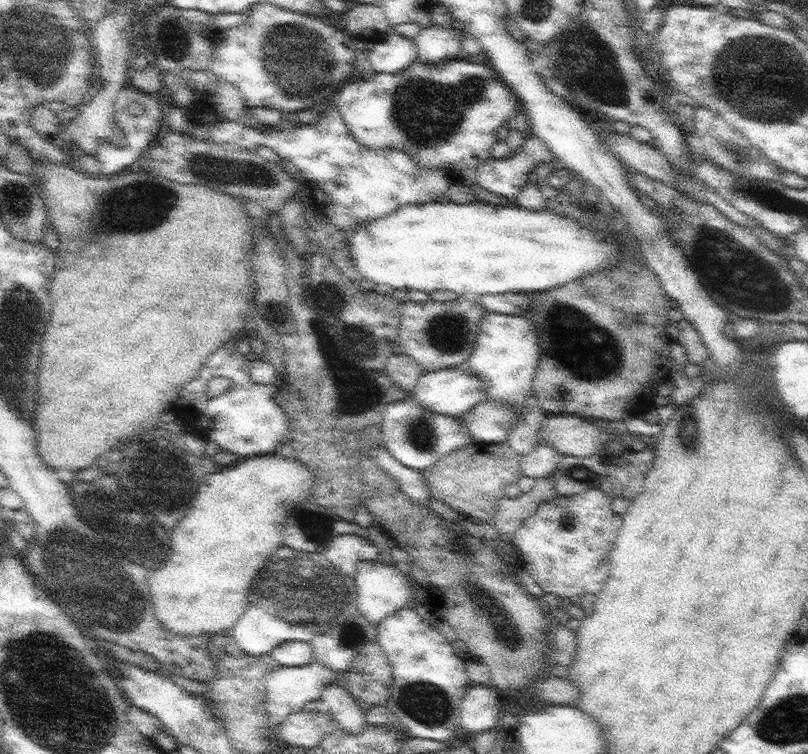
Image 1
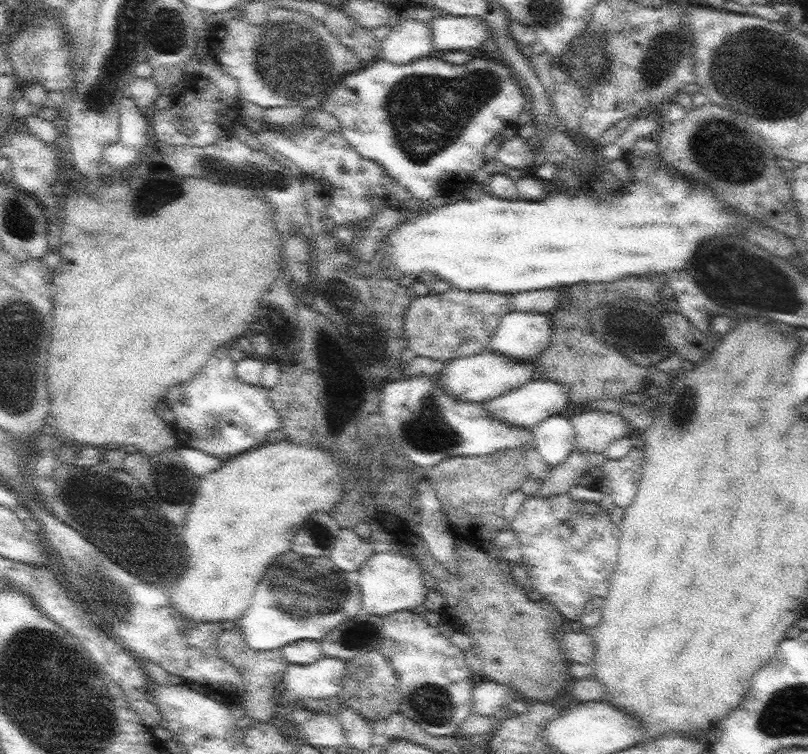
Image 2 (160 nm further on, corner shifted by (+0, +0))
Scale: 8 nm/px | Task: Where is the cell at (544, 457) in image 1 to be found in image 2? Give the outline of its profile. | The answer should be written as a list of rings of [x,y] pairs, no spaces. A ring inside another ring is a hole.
[[[551,416],[538,426],[531,428],[535,436],[535,448],[552,467],[562,464],[576,448],[576,433],[570,418]]]

